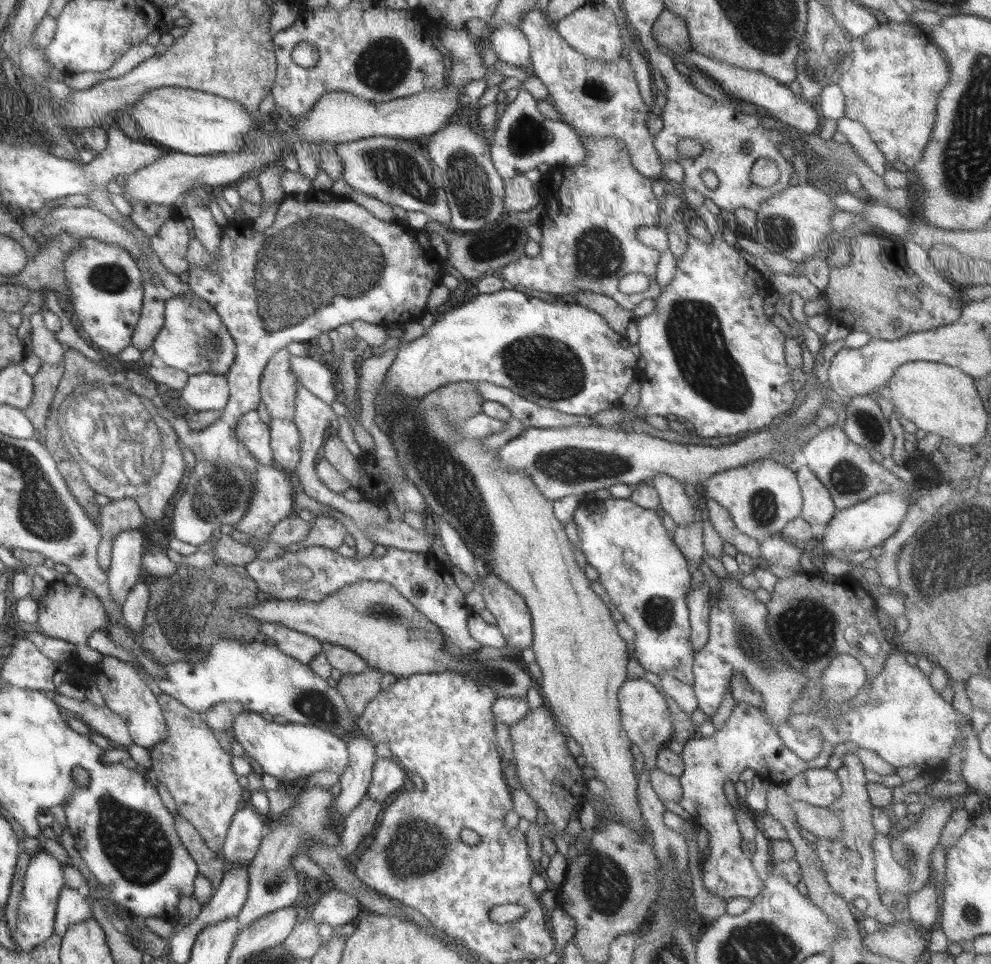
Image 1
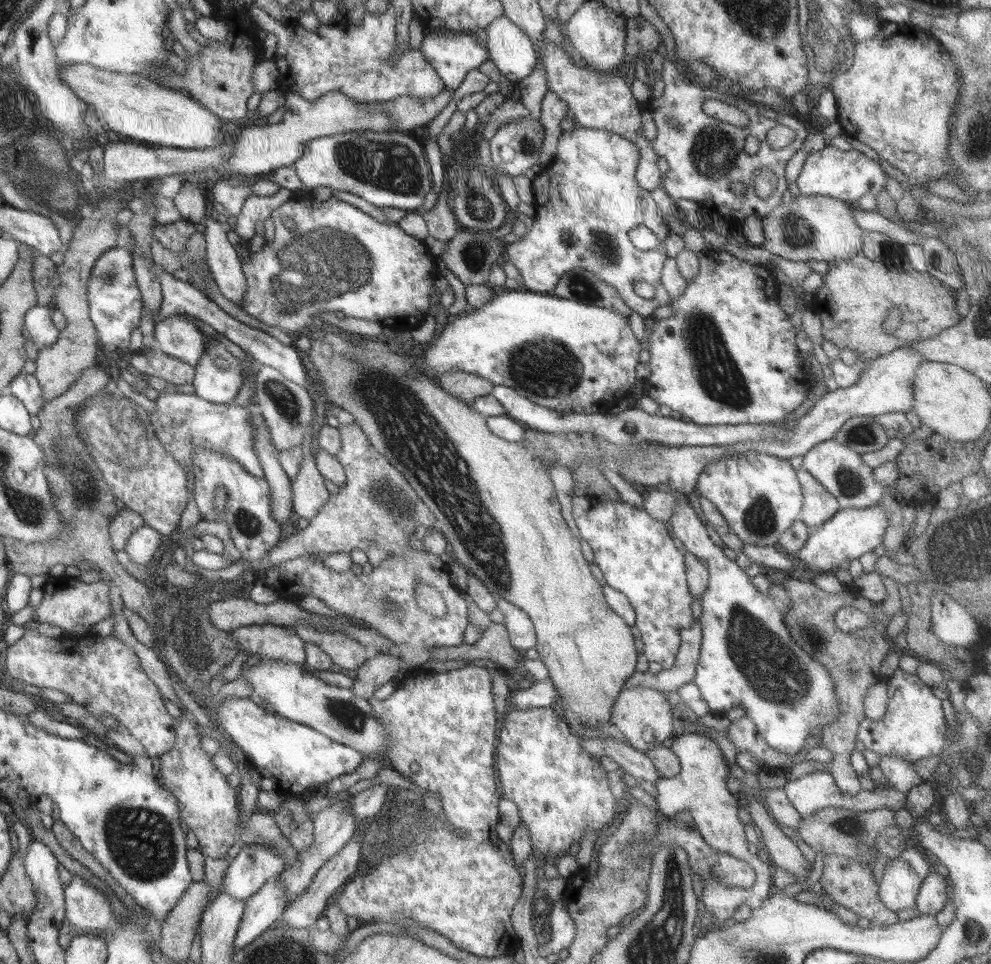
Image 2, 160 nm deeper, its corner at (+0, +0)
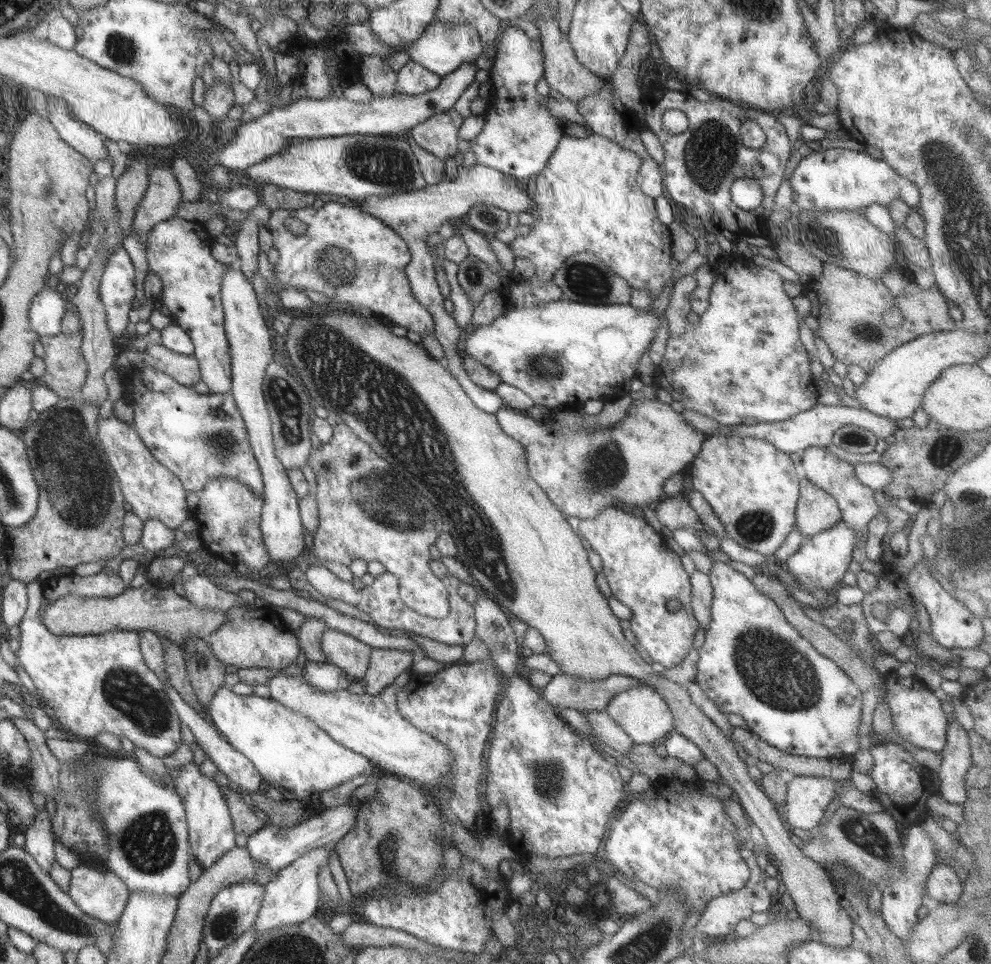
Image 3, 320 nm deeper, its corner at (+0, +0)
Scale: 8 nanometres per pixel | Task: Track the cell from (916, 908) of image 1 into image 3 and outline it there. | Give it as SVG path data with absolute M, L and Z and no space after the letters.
M938 862L928 875L926 892L930 898L940 903L956 903L967 885L963 885L960 876L947 862Z

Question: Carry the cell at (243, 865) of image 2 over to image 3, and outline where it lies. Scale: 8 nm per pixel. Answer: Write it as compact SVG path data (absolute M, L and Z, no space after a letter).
M349 801L346 804L321 811L319 815L312 816L308 820L289 827L269 823L249 834L245 850L267 869L278 872L314 849L336 845L345 834L348 834L350 829L354 828L357 812L358 806L353 806Z

